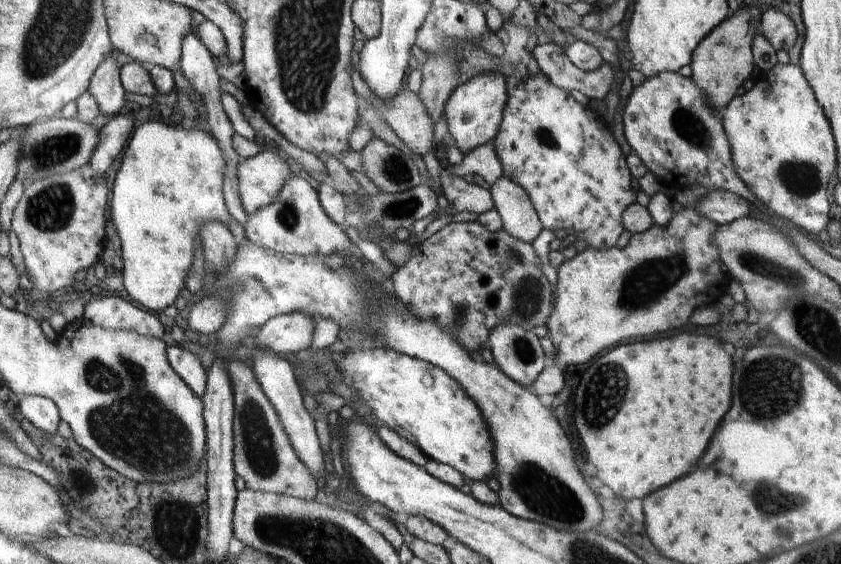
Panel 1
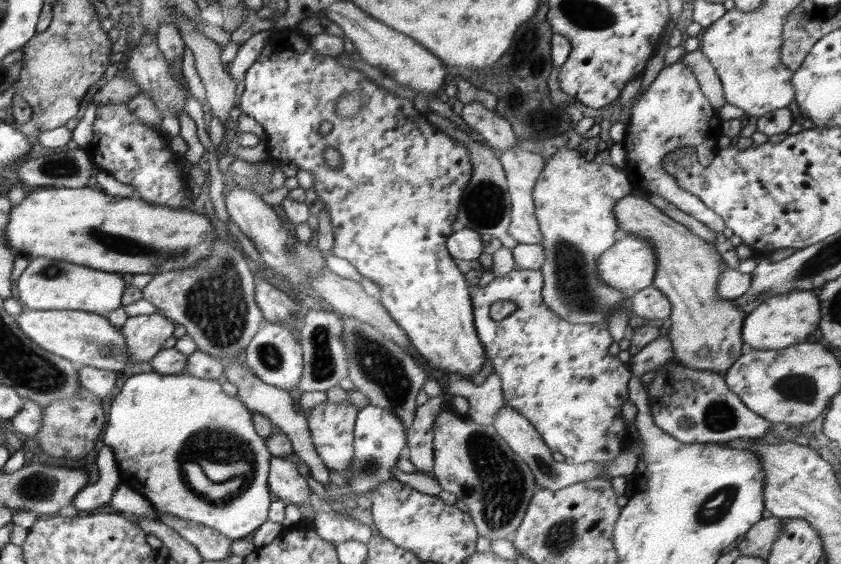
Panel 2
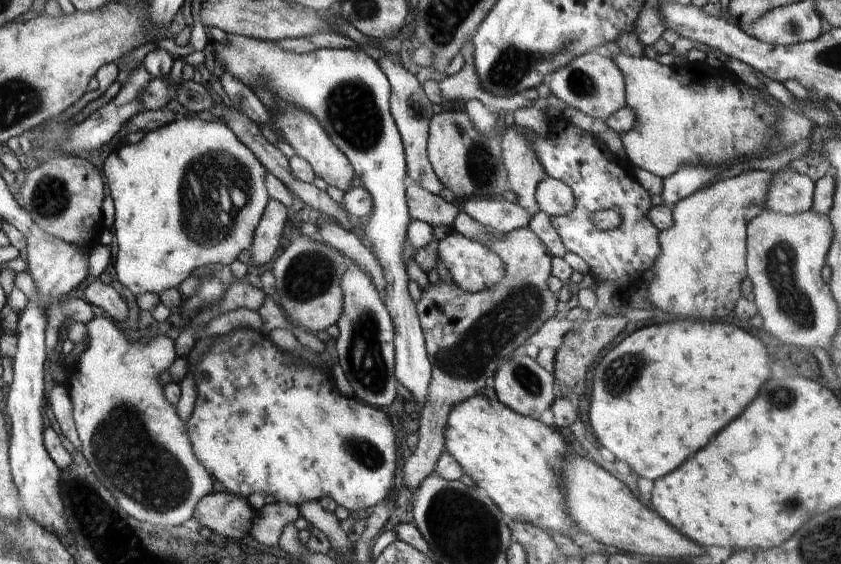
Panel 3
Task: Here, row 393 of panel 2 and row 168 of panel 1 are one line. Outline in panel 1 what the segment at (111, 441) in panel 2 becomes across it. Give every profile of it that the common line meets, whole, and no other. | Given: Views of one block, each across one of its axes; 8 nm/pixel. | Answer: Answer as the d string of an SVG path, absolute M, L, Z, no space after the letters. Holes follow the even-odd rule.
M144 122L131 133L127 143L113 183L111 206L111 220L121 240L123 284L132 302L145 306L146 310L162 312L174 304L185 287L197 242L201 241L200 222L218 220L230 226L232 218L222 192L226 160L212 134L196 127L184 128L180 124Z

